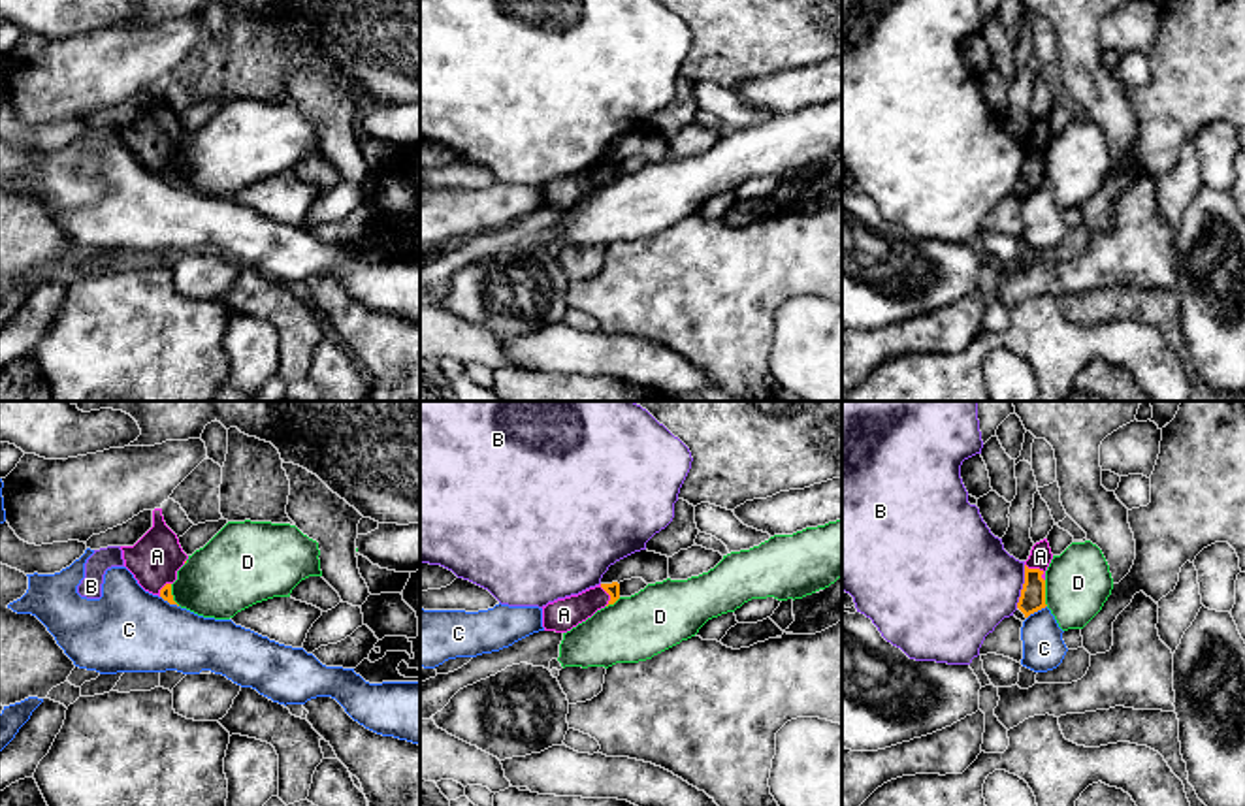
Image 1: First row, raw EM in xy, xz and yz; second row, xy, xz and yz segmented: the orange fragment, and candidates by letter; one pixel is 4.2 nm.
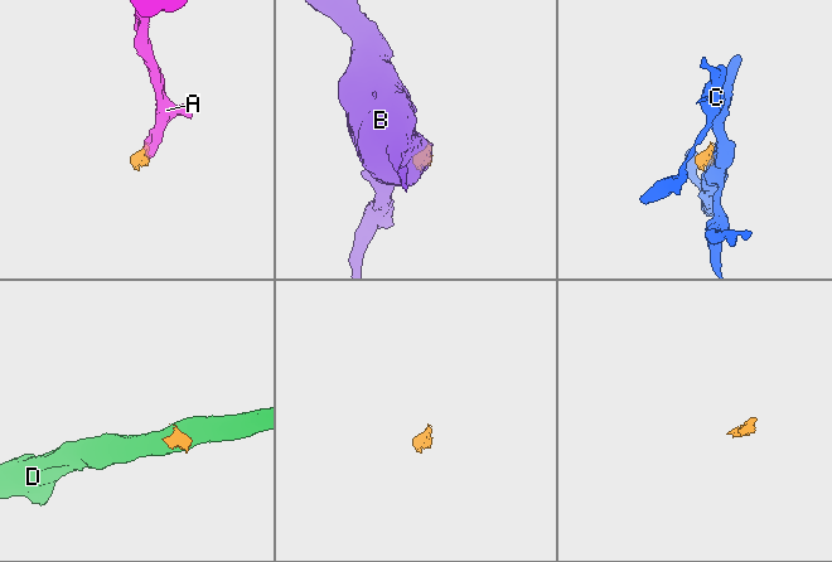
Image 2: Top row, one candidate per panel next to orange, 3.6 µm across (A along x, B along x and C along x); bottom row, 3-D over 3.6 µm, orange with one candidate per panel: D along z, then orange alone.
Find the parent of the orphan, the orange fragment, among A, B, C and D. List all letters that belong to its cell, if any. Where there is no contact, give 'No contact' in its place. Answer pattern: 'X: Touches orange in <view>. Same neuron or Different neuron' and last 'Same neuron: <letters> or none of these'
A: Touches orange in yz. Same neuron
B: Touches orange in yz. Different neuron
C: Touches orange in yz. Different neuron
D: Touches orange in yz. Different neuron
Same neuron: A

